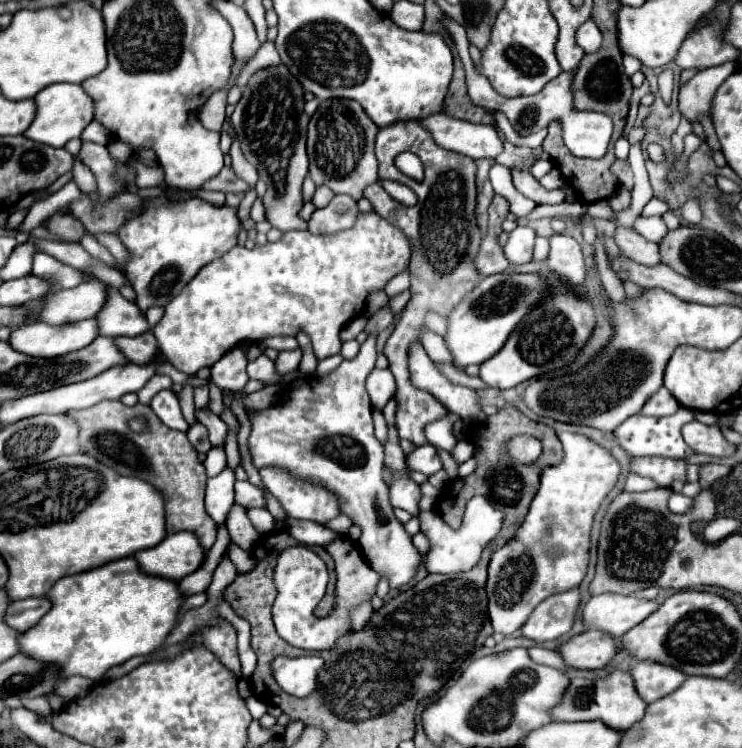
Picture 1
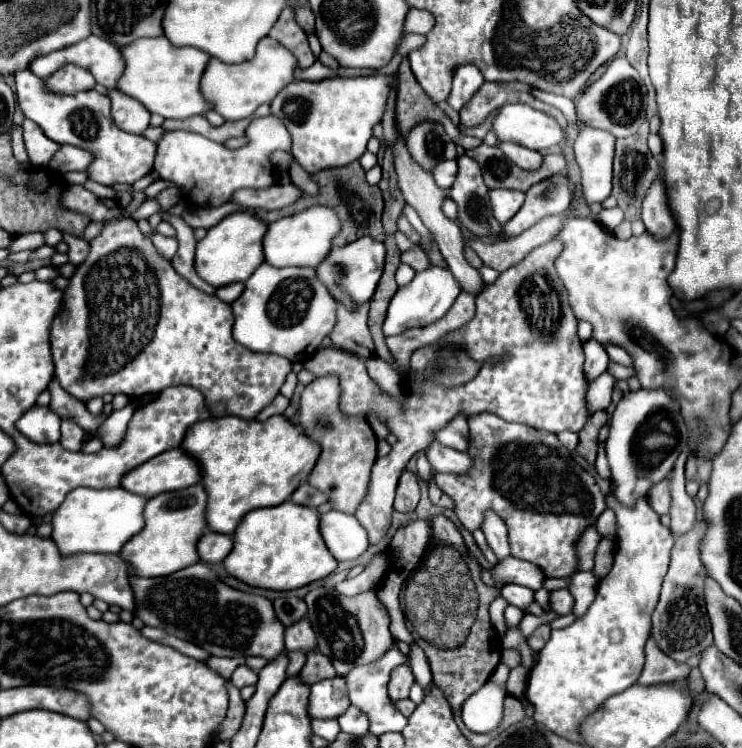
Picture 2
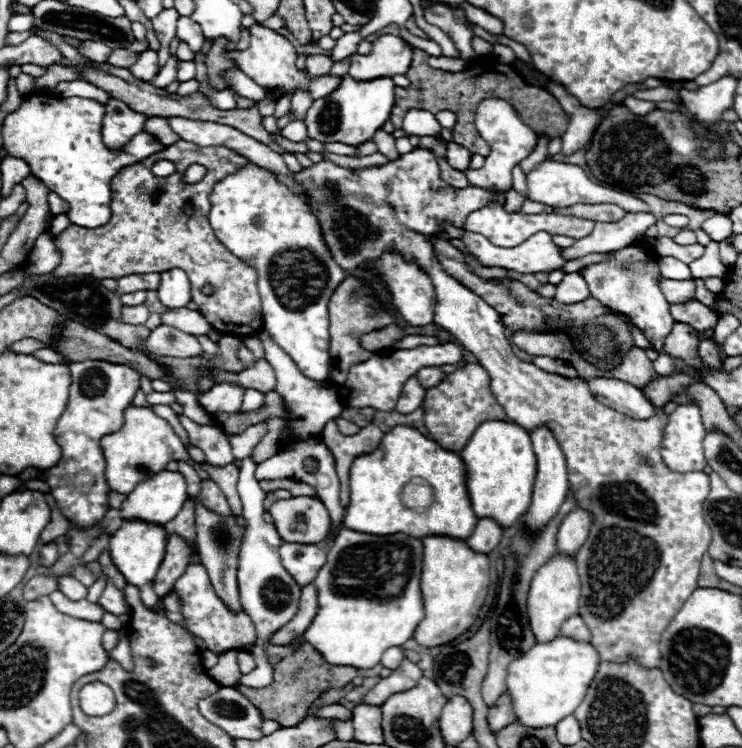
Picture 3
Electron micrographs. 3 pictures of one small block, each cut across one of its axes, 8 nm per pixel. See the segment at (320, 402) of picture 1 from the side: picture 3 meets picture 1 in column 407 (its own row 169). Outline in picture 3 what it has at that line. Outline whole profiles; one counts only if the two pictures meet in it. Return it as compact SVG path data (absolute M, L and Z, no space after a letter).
M550 158L536 164L534 170L530 170L526 174L526 186L528 186L528 196L526 196L528 200L548 204L548 206L556 206L556 208L570 208L574 204L604 204L604 202L610 202L610 204L620 204L626 212L650 212L650 208L642 200L638 200L630 194L606 188L606 186L590 180L588 174L580 166L566 164L566 162L554 162Z

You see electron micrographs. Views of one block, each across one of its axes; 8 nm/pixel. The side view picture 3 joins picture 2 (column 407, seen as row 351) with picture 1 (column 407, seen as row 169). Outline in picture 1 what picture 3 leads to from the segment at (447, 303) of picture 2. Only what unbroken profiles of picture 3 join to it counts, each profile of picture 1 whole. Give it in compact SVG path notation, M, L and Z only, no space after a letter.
M370 212L370 214L360 214L356 224L346 230L346 232L340 232L340 234L334 234L334 236L314 236L310 232L286 232L282 236L282 240L278 242L268 242L264 246L254 246L252 250L248 250L246 246L234 246L232 250L228 250L224 256L216 258L214 262L206 264L188 284L186 288L166 306L166 312L164 312L164 318L152 328L156 340L158 340L158 346L160 350L164 352L164 356L182 372L186 372L188 376L194 376L200 368L204 366L212 366L214 362L218 362L222 358L222 354L226 354L230 348L234 348L236 344L242 344L242 342L256 342L256 340L262 340L264 336L294 336L296 332L304 330L310 334L312 338L312 348L314 348L314 354L318 360L324 360L332 354L338 354L340 352L340 330L342 326L346 326L354 316L358 316L364 308L364 302L368 298L368 294L376 292L376 290L382 290L386 286L388 280L392 280L396 274L400 274L406 266L408 266L408 260L410 260L410 242L406 240L406 236L402 234L402 230L398 230L396 226L388 224L384 218L380 218L376 212Z

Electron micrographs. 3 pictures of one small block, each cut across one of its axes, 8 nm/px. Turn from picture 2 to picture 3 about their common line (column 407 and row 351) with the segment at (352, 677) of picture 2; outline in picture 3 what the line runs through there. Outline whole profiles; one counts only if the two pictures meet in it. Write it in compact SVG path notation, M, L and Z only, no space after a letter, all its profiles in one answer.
M628 244L616 252L612 252L610 260L588 264L580 270L584 280L588 282L588 288L596 300L600 300L604 306L622 312L632 318L632 322L644 332L644 336L650 340L656 352L664 350L664 336L672 332L674 320L670 316L670 304L664 298L658 278L660 278L660 266L652 260L652 250L648 250L642 244Z

